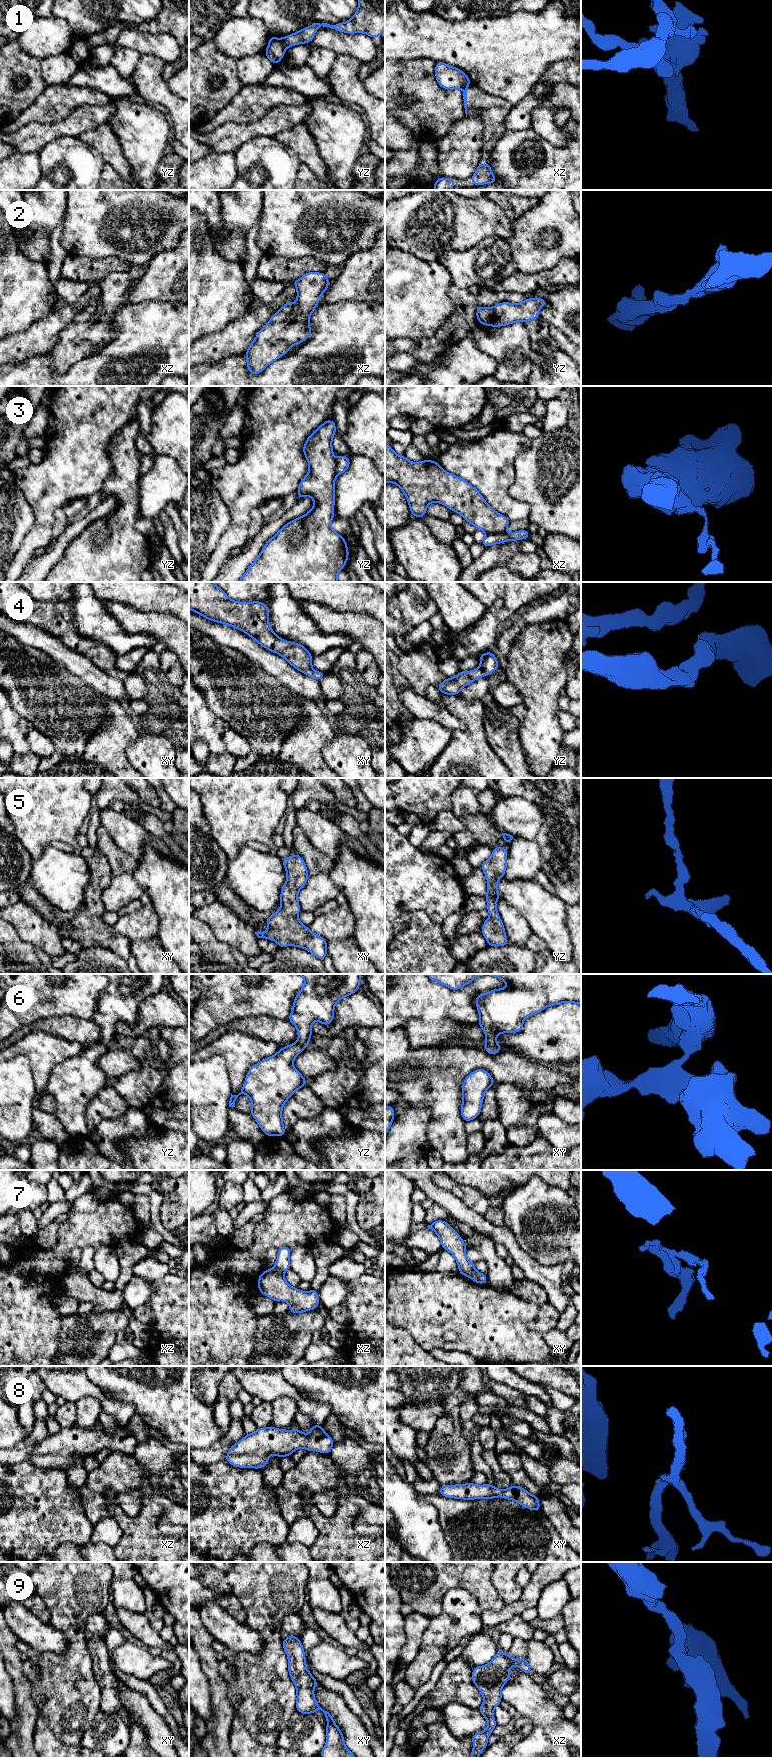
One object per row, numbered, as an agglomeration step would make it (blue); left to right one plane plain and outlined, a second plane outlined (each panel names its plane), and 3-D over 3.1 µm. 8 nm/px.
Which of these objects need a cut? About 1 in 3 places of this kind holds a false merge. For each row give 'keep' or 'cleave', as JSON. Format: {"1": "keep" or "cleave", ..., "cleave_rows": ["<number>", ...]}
{"1": "cleave", "2": "keep", "3": "cleave", "4": "keep", "5": "keep", "6": "keep", "7": "cleave", "8": "keep", "9": "keep", "cleave_rows": ["1", "3", "7"]}

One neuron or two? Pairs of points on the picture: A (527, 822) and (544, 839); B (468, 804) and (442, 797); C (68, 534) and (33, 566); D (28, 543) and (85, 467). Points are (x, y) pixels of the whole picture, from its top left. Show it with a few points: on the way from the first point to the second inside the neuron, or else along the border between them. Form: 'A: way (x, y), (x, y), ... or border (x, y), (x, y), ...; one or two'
A: border (541, 809), (544, 814), (544, 821), (534, 838); two
B: border (456, 788), (452, 794), (451, 810); two
C: way (61, 543), (42, 563); one
D: way (44, 524), (44, 508), (66, 486); one

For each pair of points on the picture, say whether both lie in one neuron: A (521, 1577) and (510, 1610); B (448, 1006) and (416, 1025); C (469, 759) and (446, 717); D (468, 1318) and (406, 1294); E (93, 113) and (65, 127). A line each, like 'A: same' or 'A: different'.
A: different
B: different
C: different
D: same
E: same

